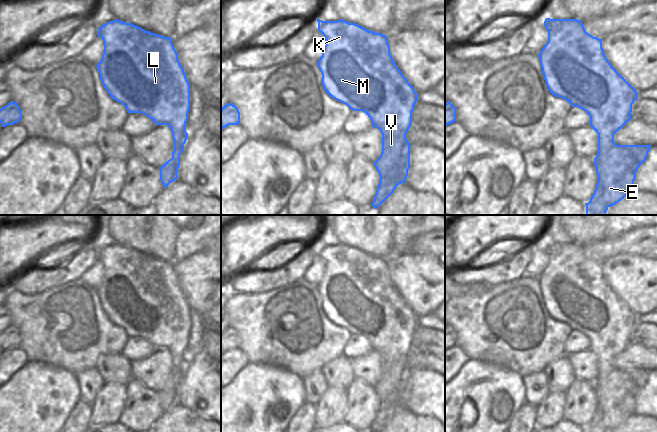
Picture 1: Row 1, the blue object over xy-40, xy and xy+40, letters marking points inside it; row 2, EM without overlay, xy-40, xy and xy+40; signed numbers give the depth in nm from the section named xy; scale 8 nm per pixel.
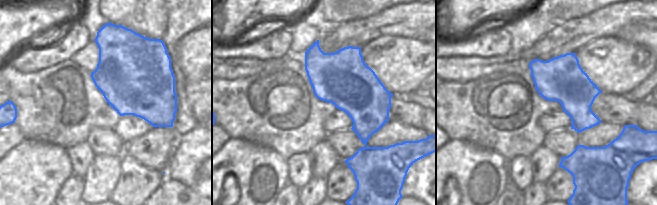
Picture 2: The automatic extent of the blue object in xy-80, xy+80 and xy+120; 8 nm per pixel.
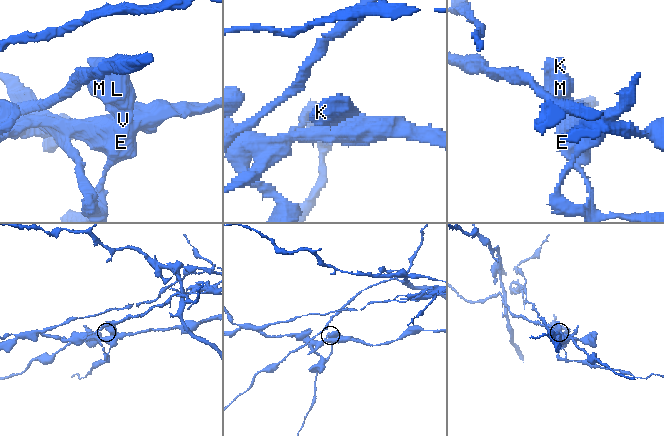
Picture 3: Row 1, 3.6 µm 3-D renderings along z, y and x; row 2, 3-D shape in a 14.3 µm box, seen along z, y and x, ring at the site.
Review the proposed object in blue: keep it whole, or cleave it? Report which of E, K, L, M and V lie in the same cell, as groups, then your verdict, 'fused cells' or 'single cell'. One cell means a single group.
groups E / K L M V; fused cells

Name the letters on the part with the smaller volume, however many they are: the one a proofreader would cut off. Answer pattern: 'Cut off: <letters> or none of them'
Cut off: K, L, M, V

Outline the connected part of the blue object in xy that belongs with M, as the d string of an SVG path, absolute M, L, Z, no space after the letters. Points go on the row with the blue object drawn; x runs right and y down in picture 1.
M316 19L326 40L318 60L324 90L351 110L363 111L380 130L382 152L376 161L381 174L397 182L401 175L406 179L410 148L403 159L400 152L410 145L406 134L418 98L391 56L387 36L341 19Z

